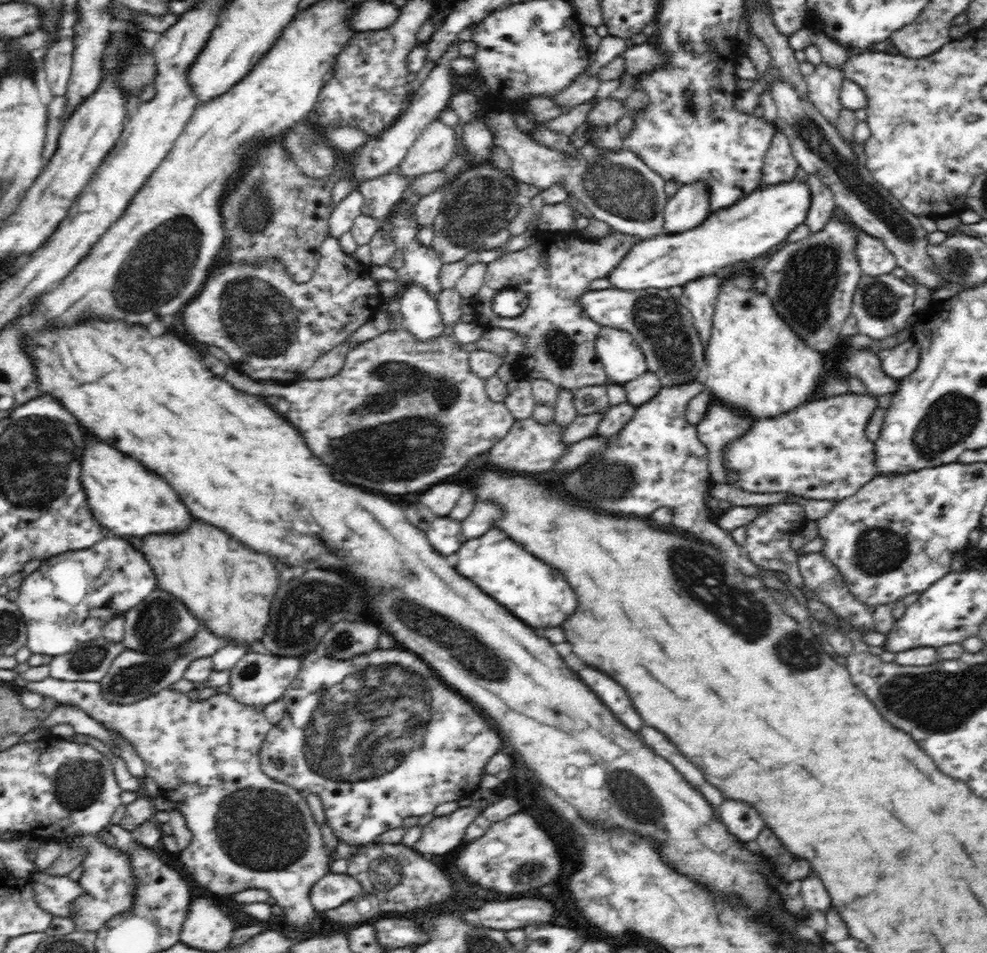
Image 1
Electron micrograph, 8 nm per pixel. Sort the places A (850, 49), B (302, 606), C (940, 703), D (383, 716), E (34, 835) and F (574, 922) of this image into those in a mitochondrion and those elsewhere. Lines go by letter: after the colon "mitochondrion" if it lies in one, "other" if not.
A: other
B: mitochondrion
C: mitochondrion
D: mitochondrion
E: other
F: other

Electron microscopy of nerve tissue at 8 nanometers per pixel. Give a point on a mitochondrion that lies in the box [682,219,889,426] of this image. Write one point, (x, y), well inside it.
(810, 276)

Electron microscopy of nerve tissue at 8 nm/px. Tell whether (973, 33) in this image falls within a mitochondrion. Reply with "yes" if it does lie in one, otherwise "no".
no

